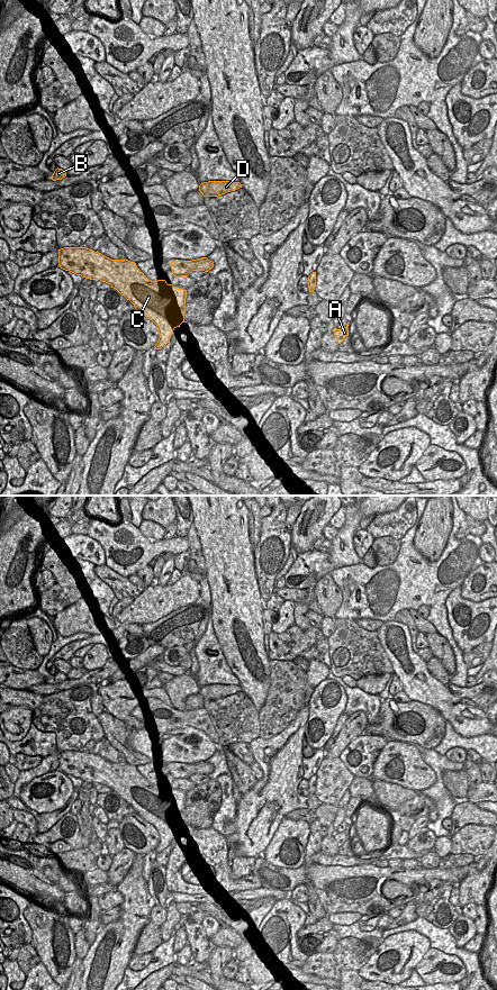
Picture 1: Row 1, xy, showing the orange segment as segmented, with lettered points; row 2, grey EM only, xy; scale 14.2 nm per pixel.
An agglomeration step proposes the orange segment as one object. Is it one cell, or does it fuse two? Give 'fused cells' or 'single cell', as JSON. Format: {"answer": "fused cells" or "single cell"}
{"answer": "single cell"}

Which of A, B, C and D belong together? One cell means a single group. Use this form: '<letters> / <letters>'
A B C D

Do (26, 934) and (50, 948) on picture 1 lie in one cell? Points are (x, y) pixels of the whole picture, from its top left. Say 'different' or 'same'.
different

